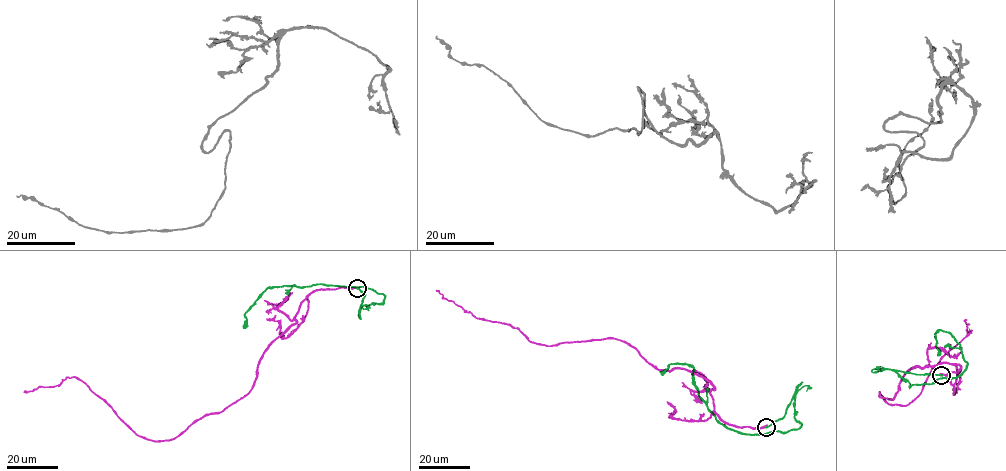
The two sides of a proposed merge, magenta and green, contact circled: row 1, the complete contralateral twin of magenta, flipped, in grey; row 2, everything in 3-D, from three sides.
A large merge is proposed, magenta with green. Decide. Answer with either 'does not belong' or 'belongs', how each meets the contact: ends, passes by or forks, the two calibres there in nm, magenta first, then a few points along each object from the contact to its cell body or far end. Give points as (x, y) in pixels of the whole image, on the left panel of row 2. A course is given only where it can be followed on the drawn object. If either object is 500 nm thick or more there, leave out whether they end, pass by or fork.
does not belong | 500/440 nm | magenta via (357, 288), (307, 297), (260, 359), (252, 389), (174, 438), (135, 434), (73, 377), (24, 391) | green via (357, 288), (365, 294), (361, 305), (381, 304), (385, 297), (365, 287), (271, 287), (244, 315), (243, 328)

